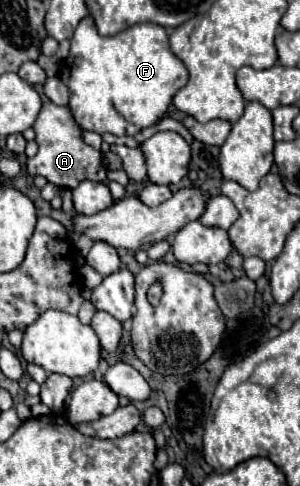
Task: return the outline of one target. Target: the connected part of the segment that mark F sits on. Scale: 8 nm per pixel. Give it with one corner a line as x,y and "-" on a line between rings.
85,16
73,38
71,38
71,56
65,60
63,76
69,88
69,108
73,112
75,122
83,130
91,130
97,134
115,134
115,136
135,136
141,128
157,124
171,104
175,92
183,88
189,80
189,72
185,64
169,50
169,38
163,26
145,22
125,28
115,36
101,36
95,28
91,16

